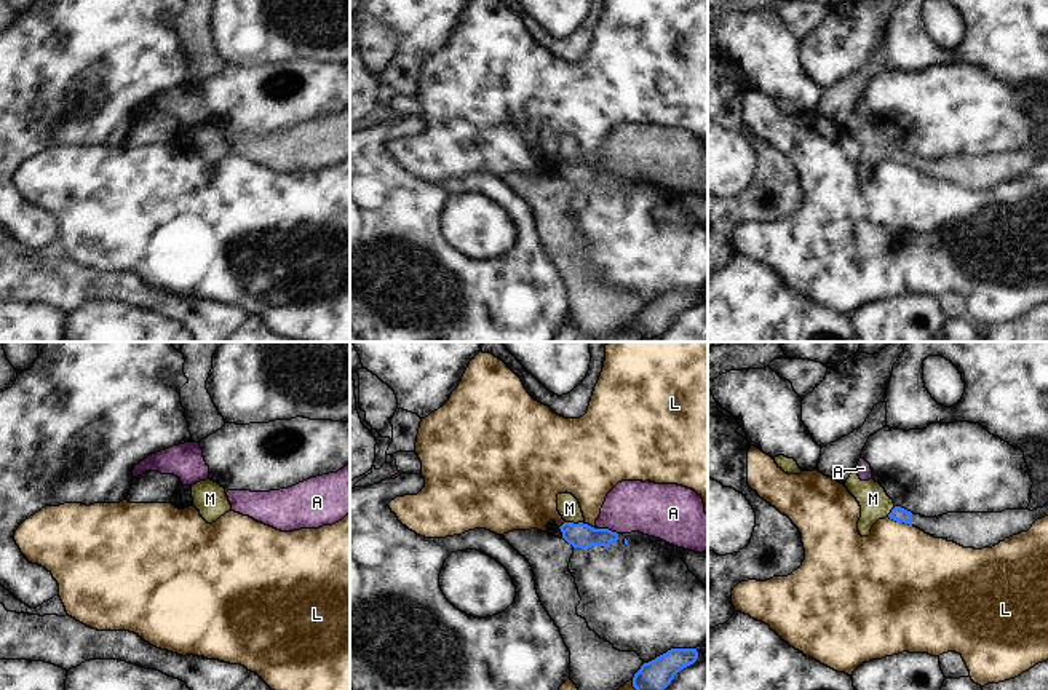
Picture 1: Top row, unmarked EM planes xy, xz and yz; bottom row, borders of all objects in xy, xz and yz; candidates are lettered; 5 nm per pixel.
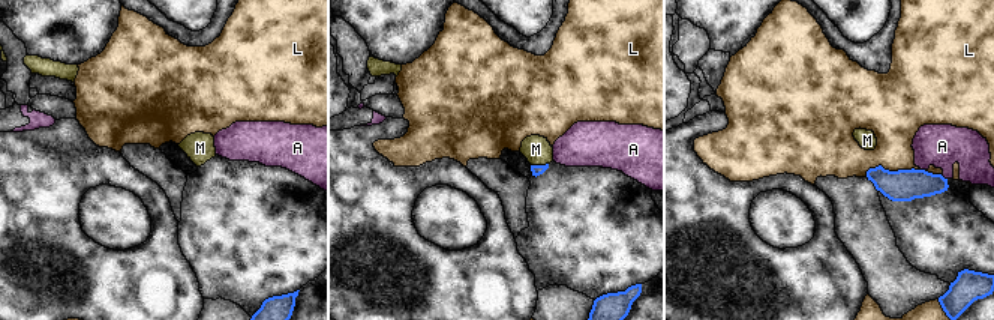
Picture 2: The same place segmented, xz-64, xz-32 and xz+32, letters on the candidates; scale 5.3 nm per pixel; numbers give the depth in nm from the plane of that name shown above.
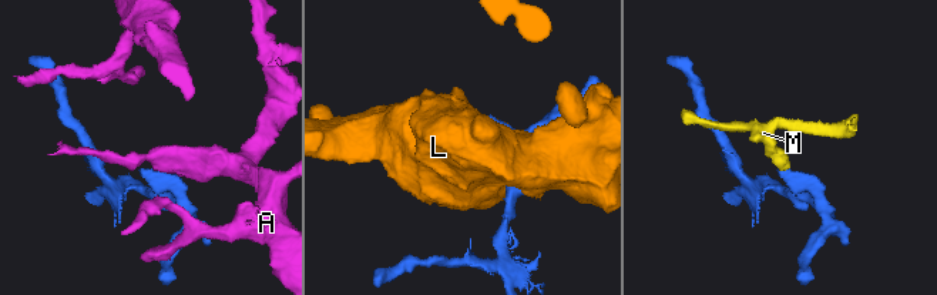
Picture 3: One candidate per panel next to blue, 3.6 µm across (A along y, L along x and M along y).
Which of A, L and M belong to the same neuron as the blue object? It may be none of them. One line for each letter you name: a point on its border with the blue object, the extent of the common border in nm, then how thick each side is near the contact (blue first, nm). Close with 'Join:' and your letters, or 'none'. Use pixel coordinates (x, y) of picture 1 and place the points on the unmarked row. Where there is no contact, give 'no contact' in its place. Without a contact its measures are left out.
M: xz (575, 166) | 100 nm | 130/110 nm
Join: M

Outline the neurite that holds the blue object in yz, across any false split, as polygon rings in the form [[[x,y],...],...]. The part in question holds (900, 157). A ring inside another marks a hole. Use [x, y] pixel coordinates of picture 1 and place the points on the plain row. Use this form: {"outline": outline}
{"outline": [[[853,113],[845,129],[861,149],[861,160],[858,163],[861,179],[869,179],[872,168],[885,160],[912,168],[912,155],[896,149],[885,131],[874,121],[861,123],[858,115]]]}

